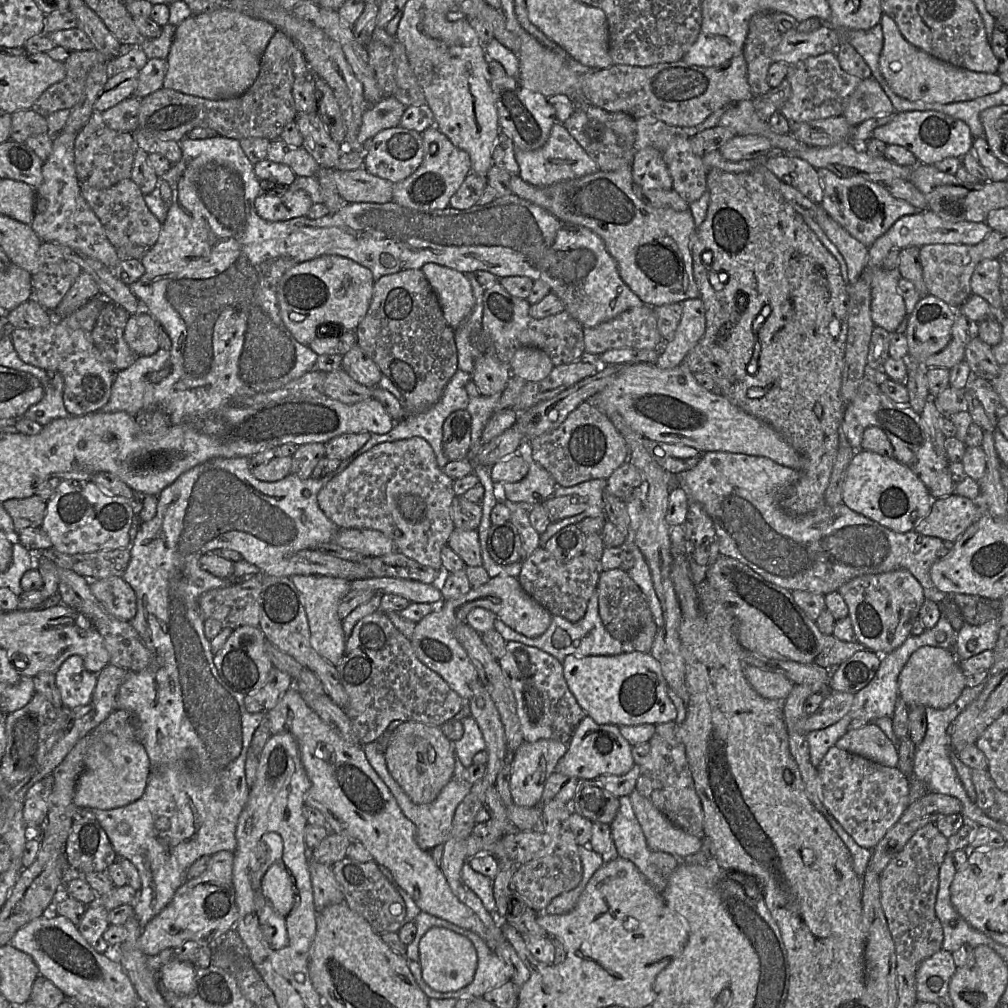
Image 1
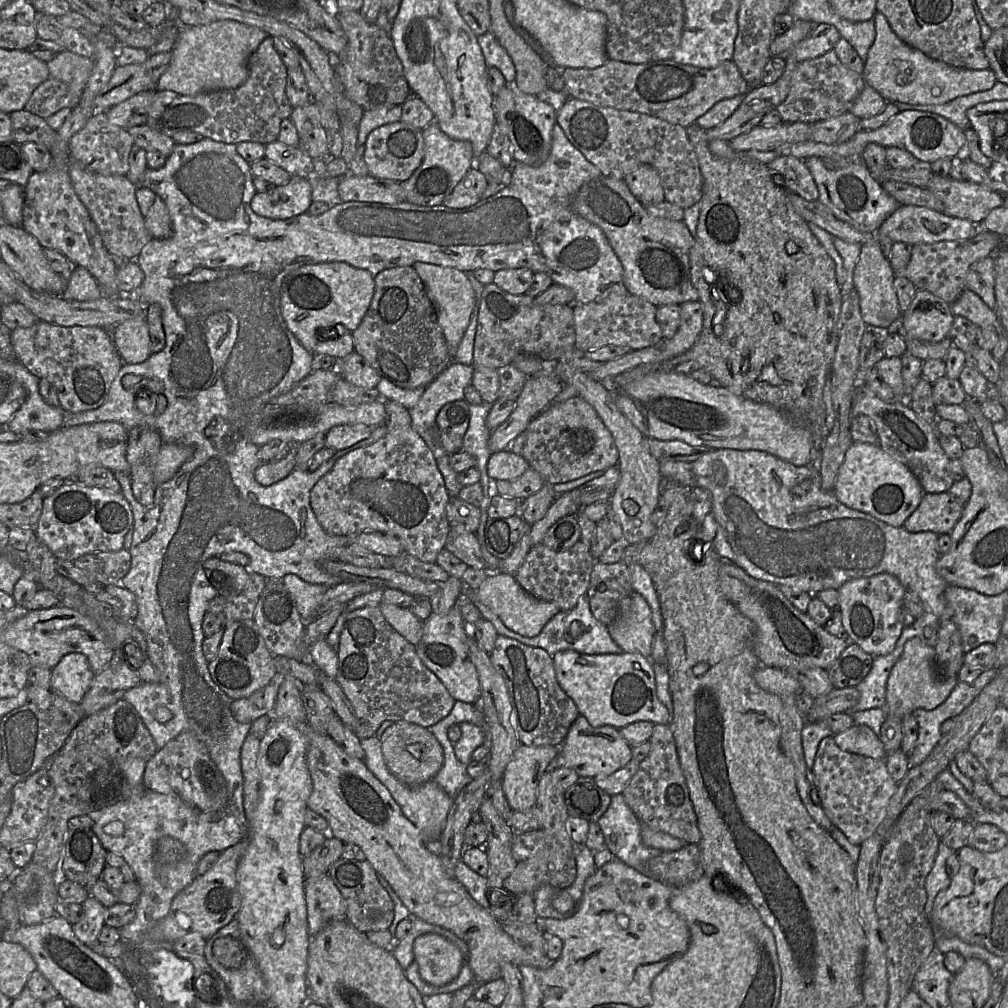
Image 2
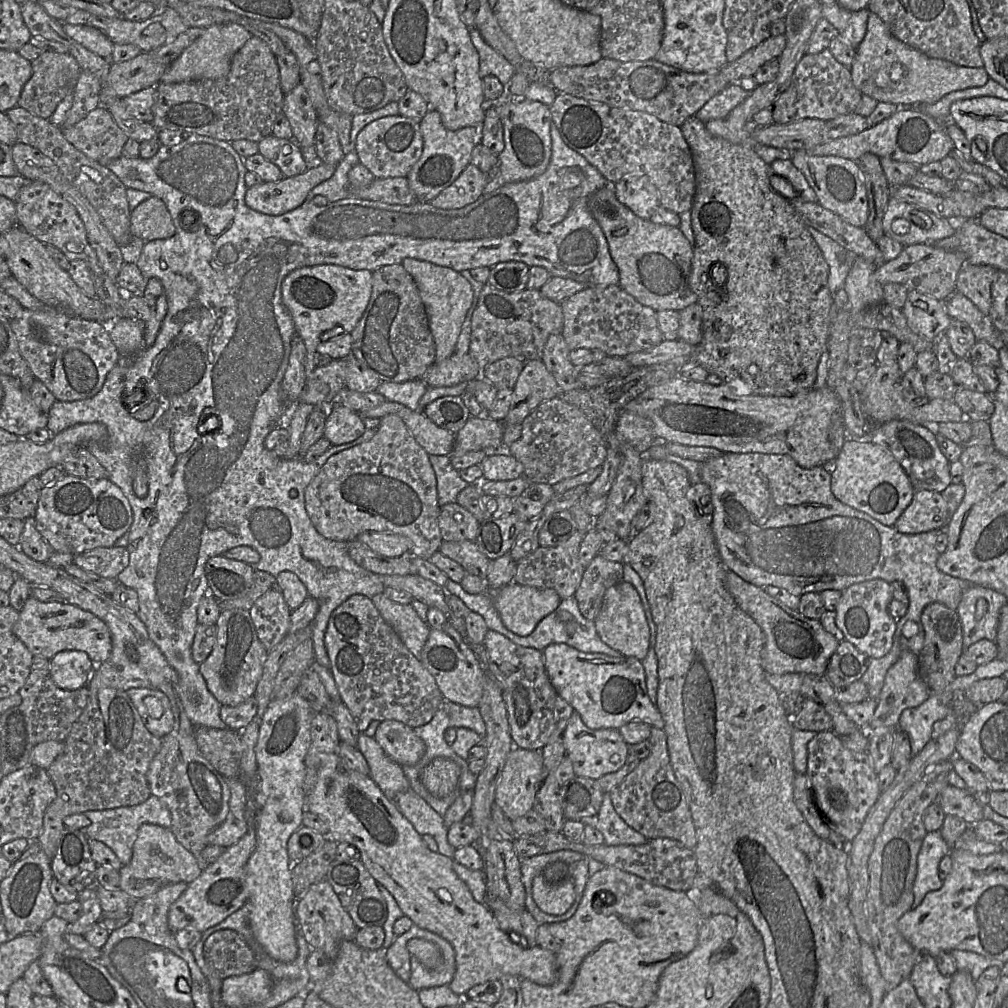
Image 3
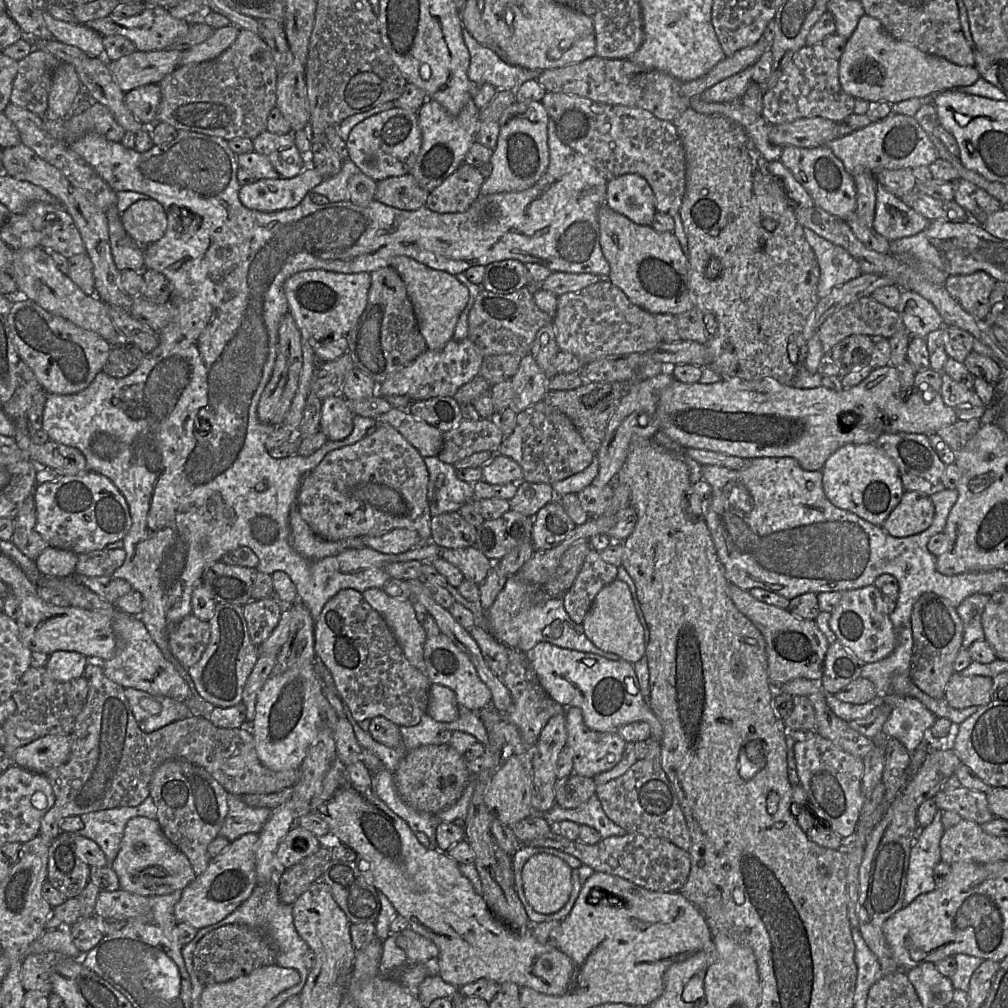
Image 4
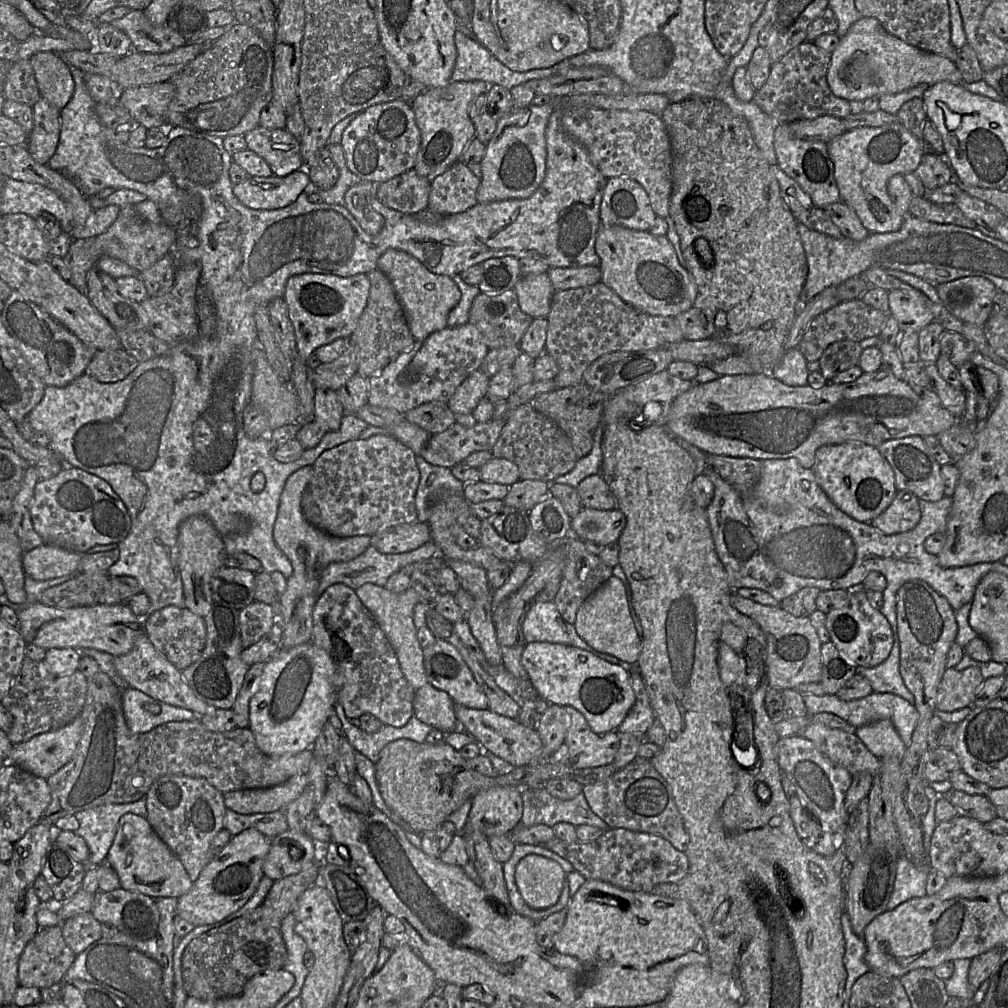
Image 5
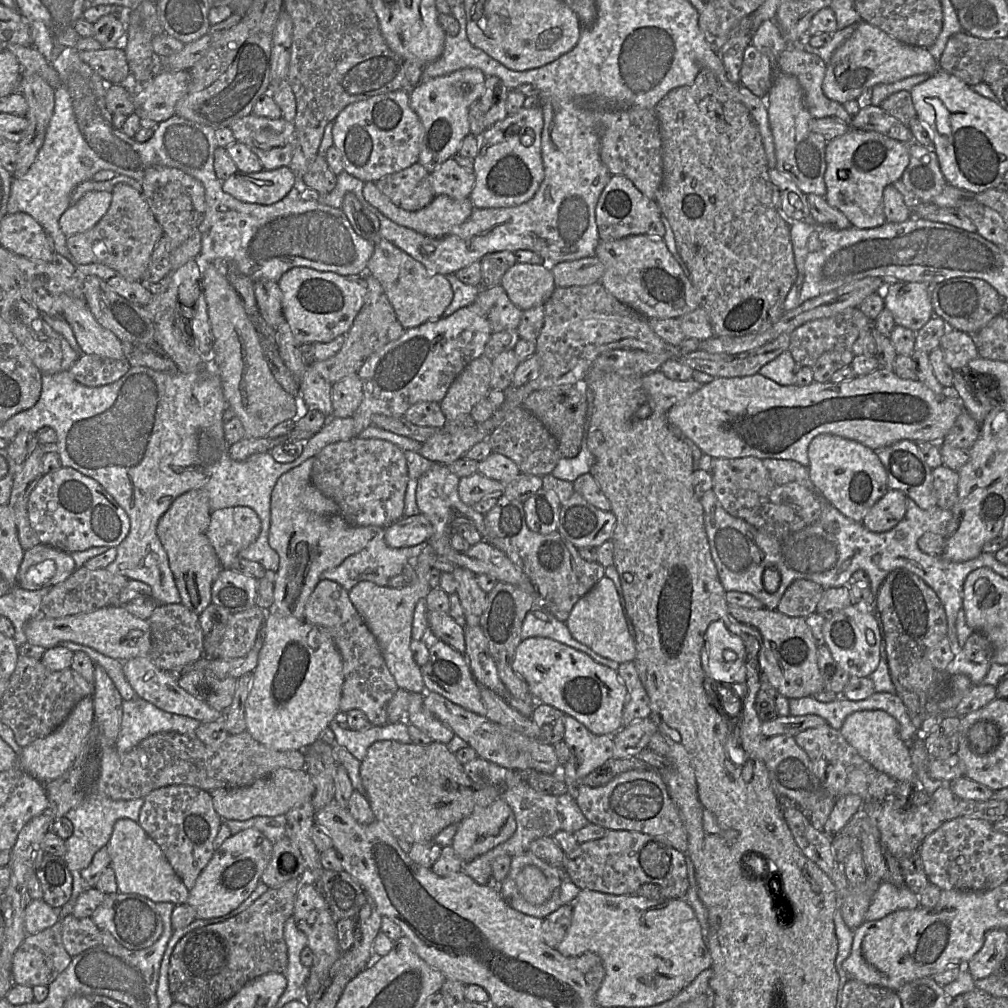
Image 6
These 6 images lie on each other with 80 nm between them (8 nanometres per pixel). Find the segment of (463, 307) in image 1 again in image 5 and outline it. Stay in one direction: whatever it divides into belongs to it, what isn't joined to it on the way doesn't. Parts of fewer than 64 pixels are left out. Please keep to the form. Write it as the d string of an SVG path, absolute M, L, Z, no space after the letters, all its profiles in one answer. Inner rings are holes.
M396 248L387 249L379 257L377 269L391 281L408 327L416 340L423 340L448 326L449 313L461 299L461 291L452 277L432 273L417 258Z

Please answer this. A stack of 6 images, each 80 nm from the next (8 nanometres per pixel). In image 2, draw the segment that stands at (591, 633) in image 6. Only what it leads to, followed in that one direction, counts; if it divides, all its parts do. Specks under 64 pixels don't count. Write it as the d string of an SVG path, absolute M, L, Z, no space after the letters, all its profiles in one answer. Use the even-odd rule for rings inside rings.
M634 591L621 601L617 618L608 631L624 652L650 657L655 628L651 609L641 594Z

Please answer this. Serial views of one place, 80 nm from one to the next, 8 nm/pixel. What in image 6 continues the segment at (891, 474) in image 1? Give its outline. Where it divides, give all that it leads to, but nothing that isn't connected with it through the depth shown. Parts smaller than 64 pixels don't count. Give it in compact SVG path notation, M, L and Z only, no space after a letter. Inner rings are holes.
M819 434L809 444L809 476L814 488L844 516L861 522L870 508L889 490L887 474L876 451L847 438L833 434Z

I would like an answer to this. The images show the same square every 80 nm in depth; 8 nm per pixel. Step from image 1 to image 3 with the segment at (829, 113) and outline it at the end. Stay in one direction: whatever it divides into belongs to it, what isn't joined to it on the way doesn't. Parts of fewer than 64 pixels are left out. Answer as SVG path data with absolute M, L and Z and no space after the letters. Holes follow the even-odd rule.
M826 49L817 54L805 54L797 64L789 87L771 107L772 124L786 124L805 118L824 121L855 111L862 98L854 86L850 69L838 62Z

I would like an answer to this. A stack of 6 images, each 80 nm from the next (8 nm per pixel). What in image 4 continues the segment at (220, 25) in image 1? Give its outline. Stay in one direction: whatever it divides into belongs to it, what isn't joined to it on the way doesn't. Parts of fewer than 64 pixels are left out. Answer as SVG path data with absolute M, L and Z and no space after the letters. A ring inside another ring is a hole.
M233 24L215 29L214 33L206 41L183 52L181 65L216 58L233 44L239 31L240 28Z

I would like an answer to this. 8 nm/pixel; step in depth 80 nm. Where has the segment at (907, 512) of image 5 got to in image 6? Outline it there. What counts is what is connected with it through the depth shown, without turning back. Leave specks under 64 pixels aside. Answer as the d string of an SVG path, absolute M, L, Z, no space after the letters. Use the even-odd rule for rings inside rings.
M889 489L867 512L861 523L871 531L892 530L906 514L906 495Z

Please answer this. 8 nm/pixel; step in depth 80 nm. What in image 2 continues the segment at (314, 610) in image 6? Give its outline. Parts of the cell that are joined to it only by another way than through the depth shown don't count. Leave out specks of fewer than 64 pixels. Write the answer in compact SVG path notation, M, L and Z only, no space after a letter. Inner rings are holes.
M367 605L347 613L336 652L338 668L335 680L353 707L356 717L355 733L360 740L375 736L386 720L405 721L428 728L445 718L454 706L456 700L439 678L422 663L415 646L387 622L379 606Z

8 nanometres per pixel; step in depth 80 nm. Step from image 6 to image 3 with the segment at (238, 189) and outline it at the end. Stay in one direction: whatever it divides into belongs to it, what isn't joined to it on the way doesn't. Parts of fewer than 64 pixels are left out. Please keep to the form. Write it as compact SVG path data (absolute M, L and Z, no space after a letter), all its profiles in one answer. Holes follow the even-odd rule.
M322 163L294 177L249 187L245 194L245 203L249 208L264 214L285 214L301 206L310 191L329 179L336 168L335 165Z

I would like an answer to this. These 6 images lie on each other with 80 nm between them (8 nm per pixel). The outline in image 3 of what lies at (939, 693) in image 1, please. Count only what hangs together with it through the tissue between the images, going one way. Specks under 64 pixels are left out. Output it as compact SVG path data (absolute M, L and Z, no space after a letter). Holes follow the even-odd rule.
M903 650L897 662L886 673L878 705L867 725L867 732L874 732L880 728L896 728L903 710L921 705L931 694L932 692L918 673L918 654Z

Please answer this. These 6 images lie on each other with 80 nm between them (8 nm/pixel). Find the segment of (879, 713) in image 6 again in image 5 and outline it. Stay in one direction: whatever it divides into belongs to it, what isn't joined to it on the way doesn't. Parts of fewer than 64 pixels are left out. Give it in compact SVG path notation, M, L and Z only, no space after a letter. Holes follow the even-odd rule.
M888 719L858 727L854 734L879 759L885 756L895 756L902 760L906 753L907 747L893 723Z

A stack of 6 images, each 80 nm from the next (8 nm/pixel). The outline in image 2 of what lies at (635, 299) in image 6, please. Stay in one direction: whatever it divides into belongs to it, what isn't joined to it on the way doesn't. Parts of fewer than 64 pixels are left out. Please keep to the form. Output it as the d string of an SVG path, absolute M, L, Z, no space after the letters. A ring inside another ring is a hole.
M600 175L585 183L574 196L572 209L581 217L598 226L623 266L623 281L627 291L656 307L697 301L699 294L691 282L690 252L694 238L684 221L674 221L651 215L629 190L624 179Z

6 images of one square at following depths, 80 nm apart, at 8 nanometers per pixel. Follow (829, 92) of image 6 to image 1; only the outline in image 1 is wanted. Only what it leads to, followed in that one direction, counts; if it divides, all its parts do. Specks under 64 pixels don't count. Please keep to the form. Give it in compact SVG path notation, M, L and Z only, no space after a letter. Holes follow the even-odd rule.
M884 13L879 24L883 32L880 72L889 88L902 98L941 104L963 102L996 93L1004 84L997 73L976 72L956 67L913 46L900 33L896 23Z

